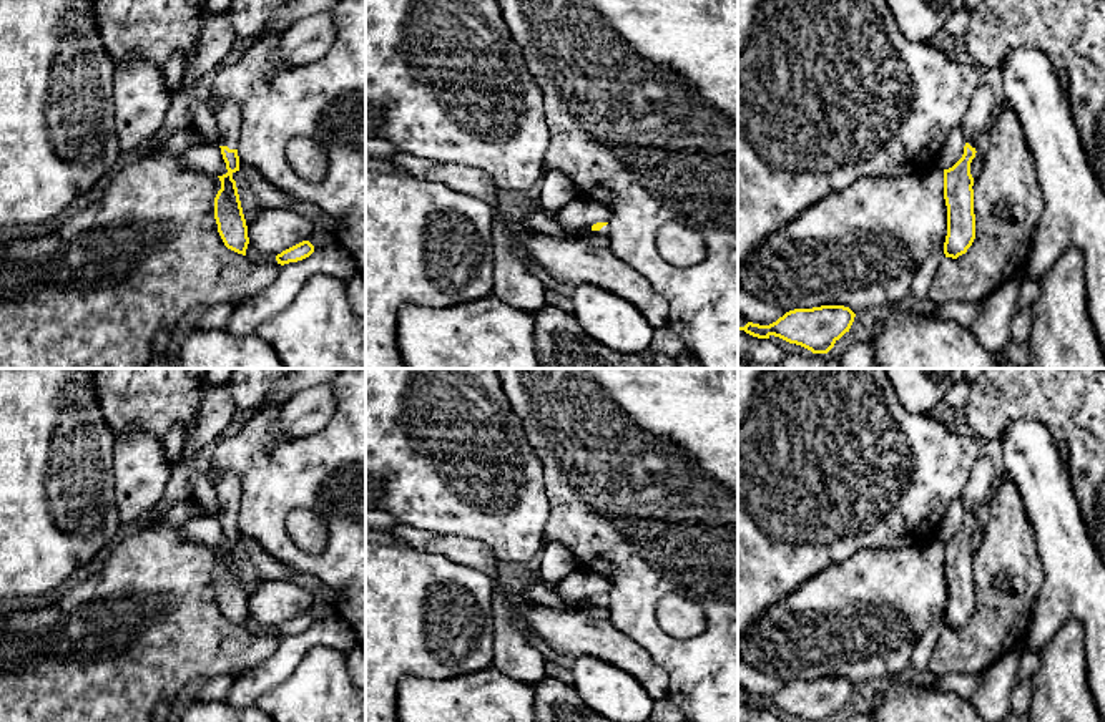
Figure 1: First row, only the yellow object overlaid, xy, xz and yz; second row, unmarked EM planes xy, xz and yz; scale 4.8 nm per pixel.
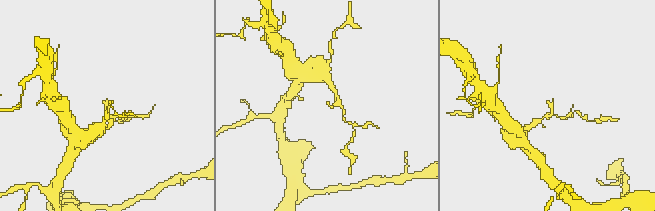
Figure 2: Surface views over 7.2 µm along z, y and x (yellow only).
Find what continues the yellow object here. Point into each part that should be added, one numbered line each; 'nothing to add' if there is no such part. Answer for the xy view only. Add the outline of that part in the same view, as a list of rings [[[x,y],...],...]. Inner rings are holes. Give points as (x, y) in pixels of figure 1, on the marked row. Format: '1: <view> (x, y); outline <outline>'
1: xy (226, 112); outline [[[223,98],[211,106],[223,136],[219,146],[238,149],[238,136],[241,128],[239,106],[233,98]]]

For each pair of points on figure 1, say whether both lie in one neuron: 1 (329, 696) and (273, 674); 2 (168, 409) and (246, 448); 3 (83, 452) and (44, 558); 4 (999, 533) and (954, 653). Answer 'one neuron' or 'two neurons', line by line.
1: two neurons
2: two neurons
3: one neuron
4: one neuron

